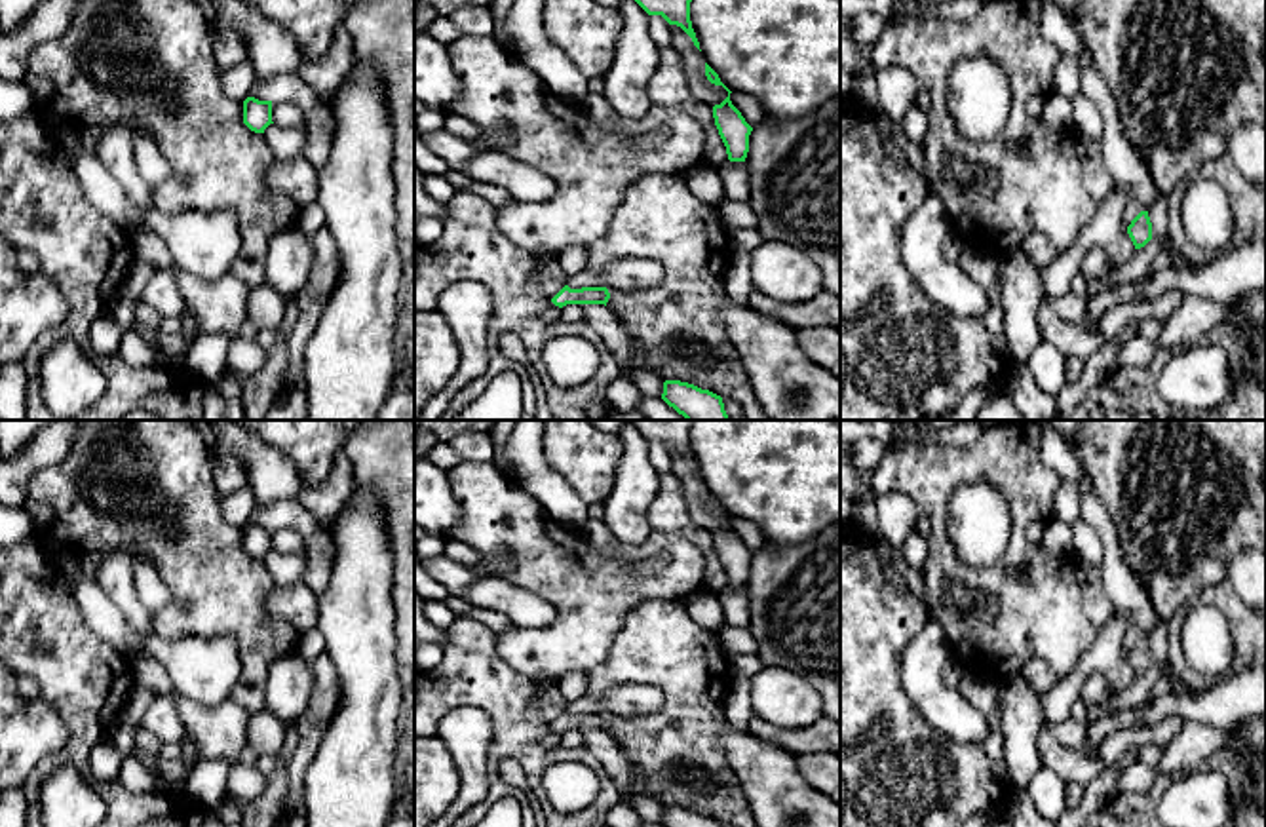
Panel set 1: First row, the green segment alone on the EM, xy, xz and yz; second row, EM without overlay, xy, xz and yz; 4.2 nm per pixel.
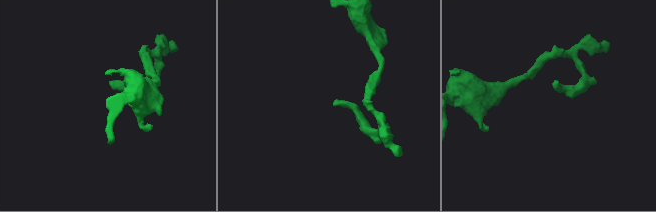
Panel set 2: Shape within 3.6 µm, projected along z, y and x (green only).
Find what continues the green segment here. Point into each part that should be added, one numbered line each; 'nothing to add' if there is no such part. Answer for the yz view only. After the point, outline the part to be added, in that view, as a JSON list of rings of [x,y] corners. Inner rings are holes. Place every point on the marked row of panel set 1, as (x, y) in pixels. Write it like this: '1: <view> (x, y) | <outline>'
nothing to add

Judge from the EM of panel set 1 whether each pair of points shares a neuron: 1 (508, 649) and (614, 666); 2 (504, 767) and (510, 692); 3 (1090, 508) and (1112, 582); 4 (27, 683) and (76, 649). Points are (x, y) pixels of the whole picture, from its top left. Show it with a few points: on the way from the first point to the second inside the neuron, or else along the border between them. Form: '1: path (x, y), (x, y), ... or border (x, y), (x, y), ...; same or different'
1: border (620, 624), (609, 654), (588, 673); different
2: border (497, 761), (514, 759), (533, 793); different
3: path (1105, 527), (1112, 563); same
4: border (19, 673), (29, 673), (42, 691), (42, 696); different

